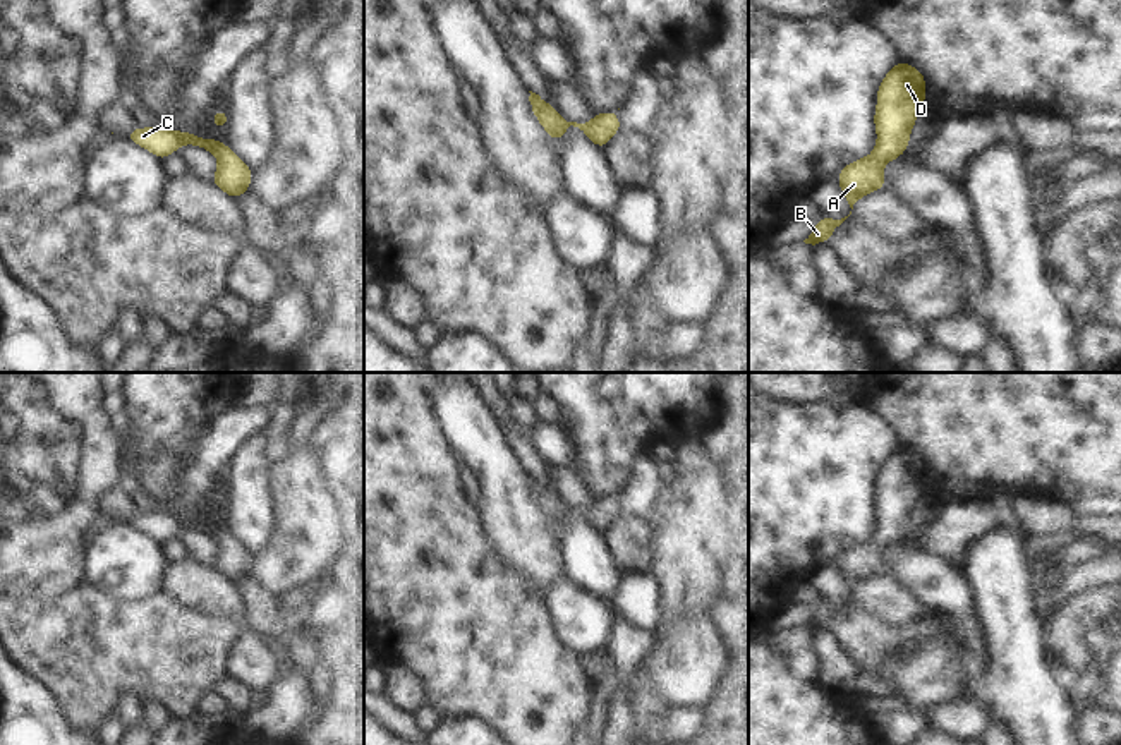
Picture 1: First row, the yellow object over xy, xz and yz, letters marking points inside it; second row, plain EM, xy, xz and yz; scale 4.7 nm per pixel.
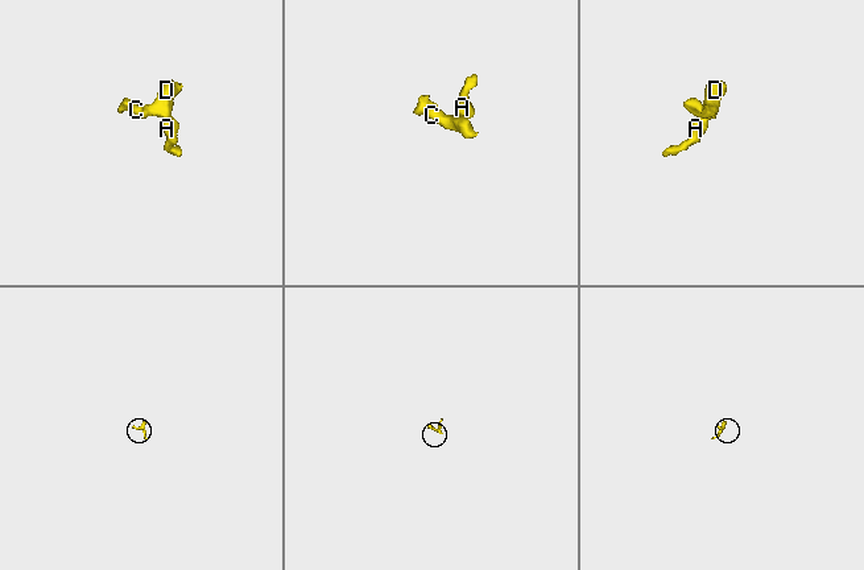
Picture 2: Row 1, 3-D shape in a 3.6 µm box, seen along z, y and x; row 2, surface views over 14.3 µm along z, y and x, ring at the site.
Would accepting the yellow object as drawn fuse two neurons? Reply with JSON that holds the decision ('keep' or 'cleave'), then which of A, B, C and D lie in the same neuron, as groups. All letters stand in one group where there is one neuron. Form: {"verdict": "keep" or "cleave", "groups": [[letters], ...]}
{"verdict": "keep", "groups": [["A", "B", "C", "D"]]}

